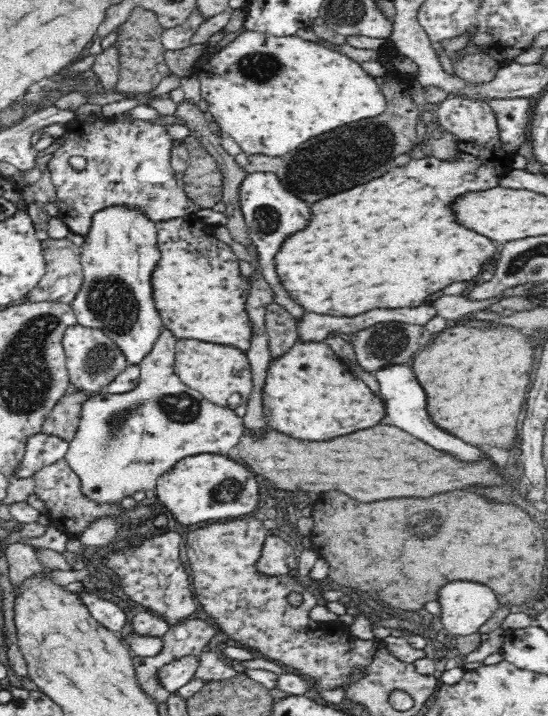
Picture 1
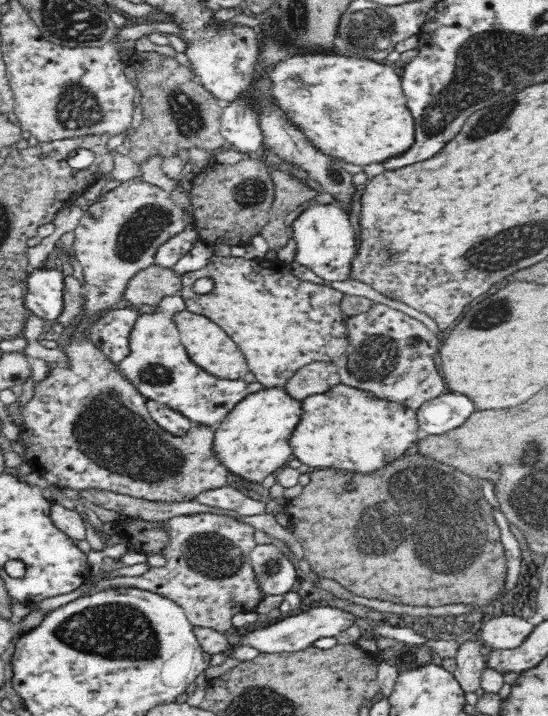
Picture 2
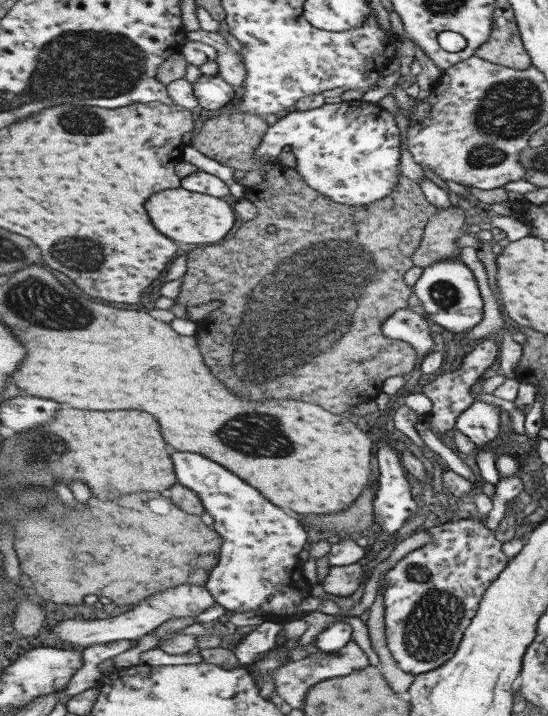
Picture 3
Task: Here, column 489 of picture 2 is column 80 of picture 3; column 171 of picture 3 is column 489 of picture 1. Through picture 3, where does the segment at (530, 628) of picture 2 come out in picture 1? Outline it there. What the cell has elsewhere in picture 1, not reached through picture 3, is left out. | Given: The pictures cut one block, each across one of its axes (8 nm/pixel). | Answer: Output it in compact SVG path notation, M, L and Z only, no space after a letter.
M476 582L446 584L441 588L437 602L441 606L444 633L456 637L478 633L500 606L495 592L488 585Z

